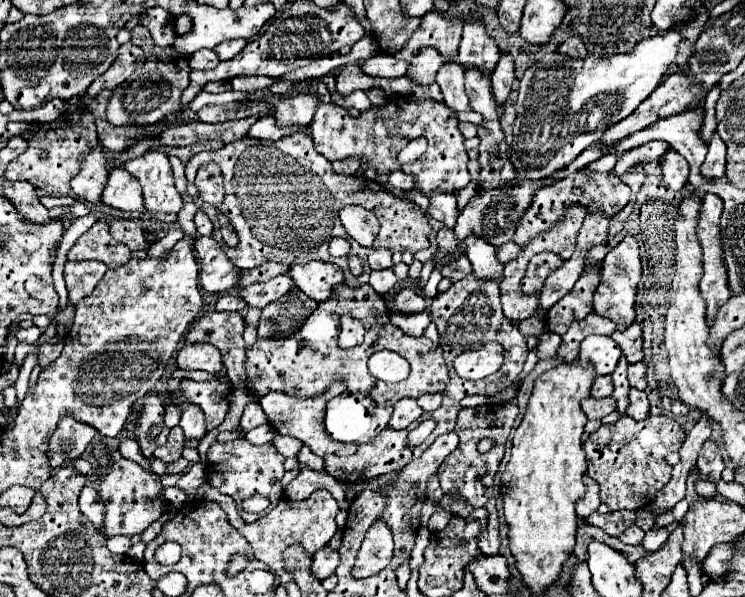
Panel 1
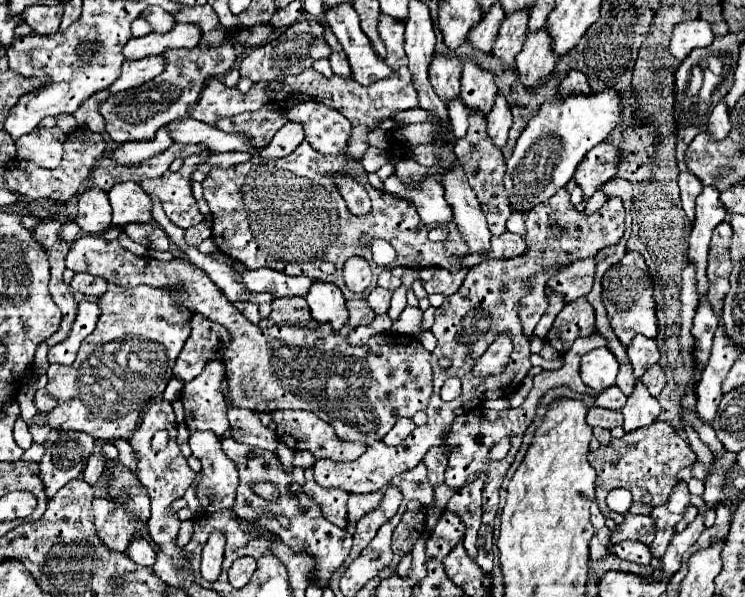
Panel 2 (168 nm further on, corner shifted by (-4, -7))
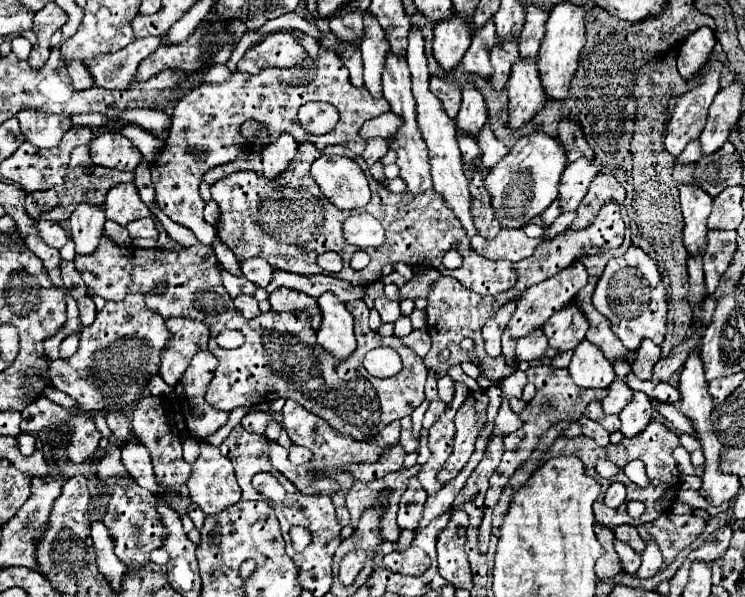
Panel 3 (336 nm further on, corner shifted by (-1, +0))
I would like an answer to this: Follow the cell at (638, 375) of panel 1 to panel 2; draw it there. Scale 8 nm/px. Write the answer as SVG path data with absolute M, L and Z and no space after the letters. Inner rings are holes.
M654 364L652 368L648 368L646 374L640 380L642 380L642 384L648 388L648 392L652 396L658 396L660 390L664 388L664 372L662 372L660 364Z

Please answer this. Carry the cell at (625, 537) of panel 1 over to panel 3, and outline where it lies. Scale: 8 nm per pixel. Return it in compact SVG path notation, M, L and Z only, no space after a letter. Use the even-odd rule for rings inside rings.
M615 541L615 551L623 563L623 571L625 573L635 573L641 565L641 557L623 541Z

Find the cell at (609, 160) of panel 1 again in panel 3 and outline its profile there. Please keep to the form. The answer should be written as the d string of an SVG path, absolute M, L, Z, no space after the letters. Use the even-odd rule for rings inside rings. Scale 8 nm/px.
M558 198L543 212L542 214L542 225L549 227L554 220L563 213L559 205Z

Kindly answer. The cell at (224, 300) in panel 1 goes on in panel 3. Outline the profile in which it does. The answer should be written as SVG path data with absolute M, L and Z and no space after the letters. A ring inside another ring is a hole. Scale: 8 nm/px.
M239 295L233 303L235 303L237 311L241 311L241 315L243 315L245 319L253 319L253 317L257 317L257 315L261 313L257 301L255 301L251 295Z

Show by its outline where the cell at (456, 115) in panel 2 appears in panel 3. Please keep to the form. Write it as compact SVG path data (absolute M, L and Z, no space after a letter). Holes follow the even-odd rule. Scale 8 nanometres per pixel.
M459 135L459 137L457 137L457 141L459 141L459 147L461 147L463 161L465 161L467 165L471 165L471 163L479 157L479 153L481 153L481 149L479 149L477 141L475 141L473 137L469 137L469 135Z

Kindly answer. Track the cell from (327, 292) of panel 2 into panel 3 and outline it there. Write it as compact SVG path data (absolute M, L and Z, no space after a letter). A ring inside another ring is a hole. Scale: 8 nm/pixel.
M323 293L317 301L323 311L323 321L317 331L317 343L325 351L333 353L337 361L349 359L353 355L353 349L357 347L353 335L353 315L341 301L337 301L333 293Z

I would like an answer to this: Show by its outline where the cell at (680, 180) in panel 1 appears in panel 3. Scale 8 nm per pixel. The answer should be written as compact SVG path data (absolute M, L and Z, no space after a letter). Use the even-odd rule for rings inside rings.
M683 185L679 189L681 199L681 211L683 211L683 243L689 255L699 253L705 255L707 245L707 217L711 213L711 197L701 189L693 185Z

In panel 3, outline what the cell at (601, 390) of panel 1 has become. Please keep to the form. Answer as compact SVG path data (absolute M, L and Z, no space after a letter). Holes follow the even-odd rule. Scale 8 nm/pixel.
M615 379L609 387L609 395L601 401L603 411L609 415L619 415L621 409L631 401L631 397L633 397L633 391L627 387L627 383L621 379Z

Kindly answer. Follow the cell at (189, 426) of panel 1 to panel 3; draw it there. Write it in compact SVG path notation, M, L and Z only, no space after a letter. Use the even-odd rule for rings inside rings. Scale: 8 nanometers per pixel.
M199 441L201 455L193 463L193 473L187 481L191 501L205 513L215 515L241 499L233 465L205 441Z

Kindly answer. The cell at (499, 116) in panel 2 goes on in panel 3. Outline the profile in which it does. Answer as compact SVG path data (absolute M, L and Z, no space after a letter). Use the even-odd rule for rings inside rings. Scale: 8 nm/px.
M489 123L483 127L483 131L477 137L477 143L481 147L481 167L483 169L493 169L493 165L497 165L497 161L501 161L501 157L505 157L505 153L509 151L509 147L505 147L489 129Z

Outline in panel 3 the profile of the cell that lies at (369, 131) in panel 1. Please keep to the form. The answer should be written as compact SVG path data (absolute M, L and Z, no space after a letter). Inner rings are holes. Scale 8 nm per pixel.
M307 103L299 109L299 123L307 133L329 133L339 121L339 113L329 103Z

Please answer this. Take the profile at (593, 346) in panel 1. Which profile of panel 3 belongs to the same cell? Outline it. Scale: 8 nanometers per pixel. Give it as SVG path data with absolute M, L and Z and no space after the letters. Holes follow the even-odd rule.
M583 341L575 349L569 367L573 381L583 389L607 389L615 379L613 365L605 359L601 349L589 341Z

